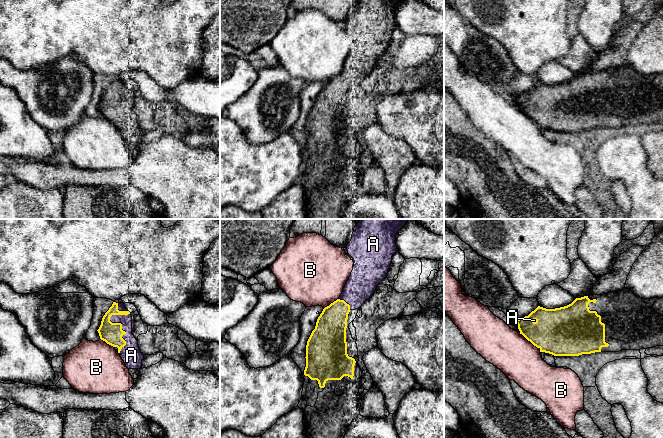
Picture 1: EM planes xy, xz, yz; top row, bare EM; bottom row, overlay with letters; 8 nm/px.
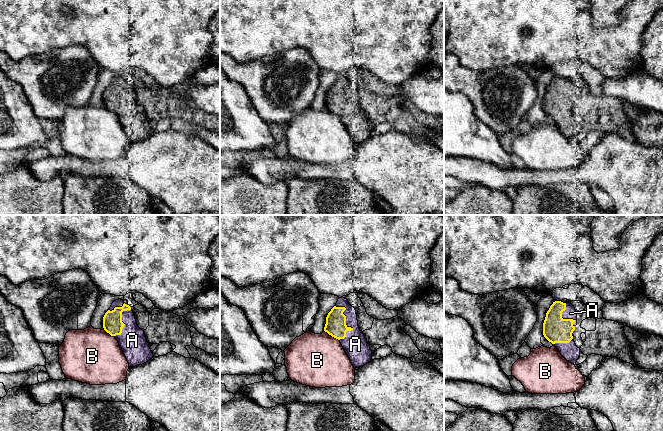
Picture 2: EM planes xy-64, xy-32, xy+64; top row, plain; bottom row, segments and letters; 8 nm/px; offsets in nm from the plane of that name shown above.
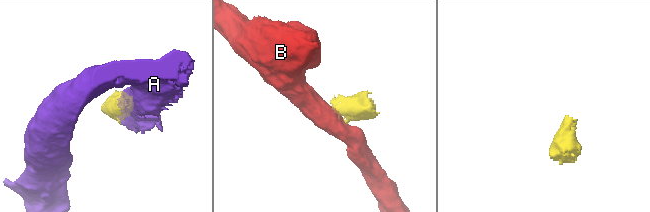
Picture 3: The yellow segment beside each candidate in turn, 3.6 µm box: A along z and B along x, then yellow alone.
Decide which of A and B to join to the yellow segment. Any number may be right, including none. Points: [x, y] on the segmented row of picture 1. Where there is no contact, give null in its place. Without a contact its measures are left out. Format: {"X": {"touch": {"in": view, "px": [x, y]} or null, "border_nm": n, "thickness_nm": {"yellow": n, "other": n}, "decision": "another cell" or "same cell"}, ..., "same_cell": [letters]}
{"A": {"touch": {"in": "xy", "px": [119, 323]}, "border_nm": 340, "thickness_nm": {"yellow": 170, "other": 150}, "decision": "same cell"}, "B": {"touch": {"in": "yz", "px": [528, 340]}, "border_nm": 200, "thickness_nm": {"yellow": 380, "other": 320}, "decision": "another cell"}, "same_cell": ["A"]}

